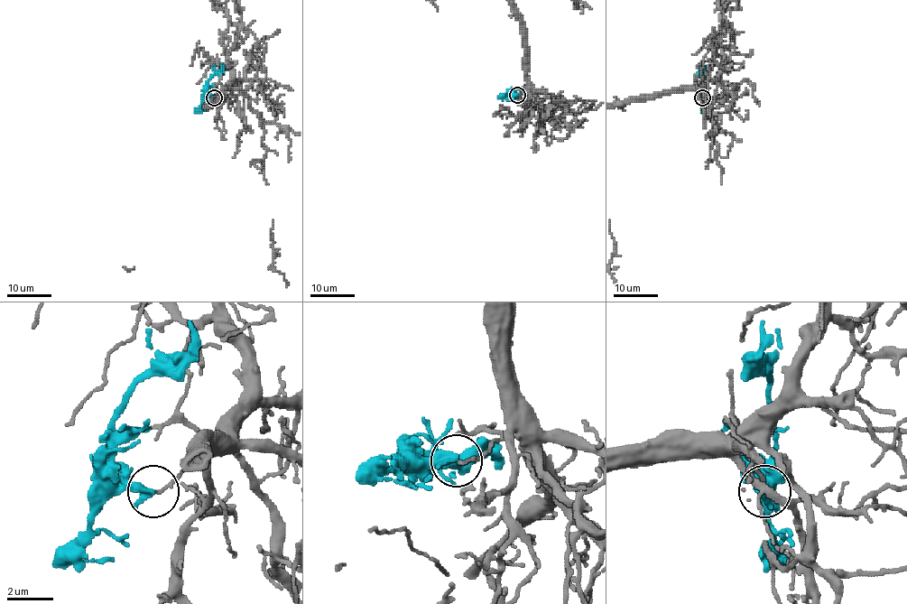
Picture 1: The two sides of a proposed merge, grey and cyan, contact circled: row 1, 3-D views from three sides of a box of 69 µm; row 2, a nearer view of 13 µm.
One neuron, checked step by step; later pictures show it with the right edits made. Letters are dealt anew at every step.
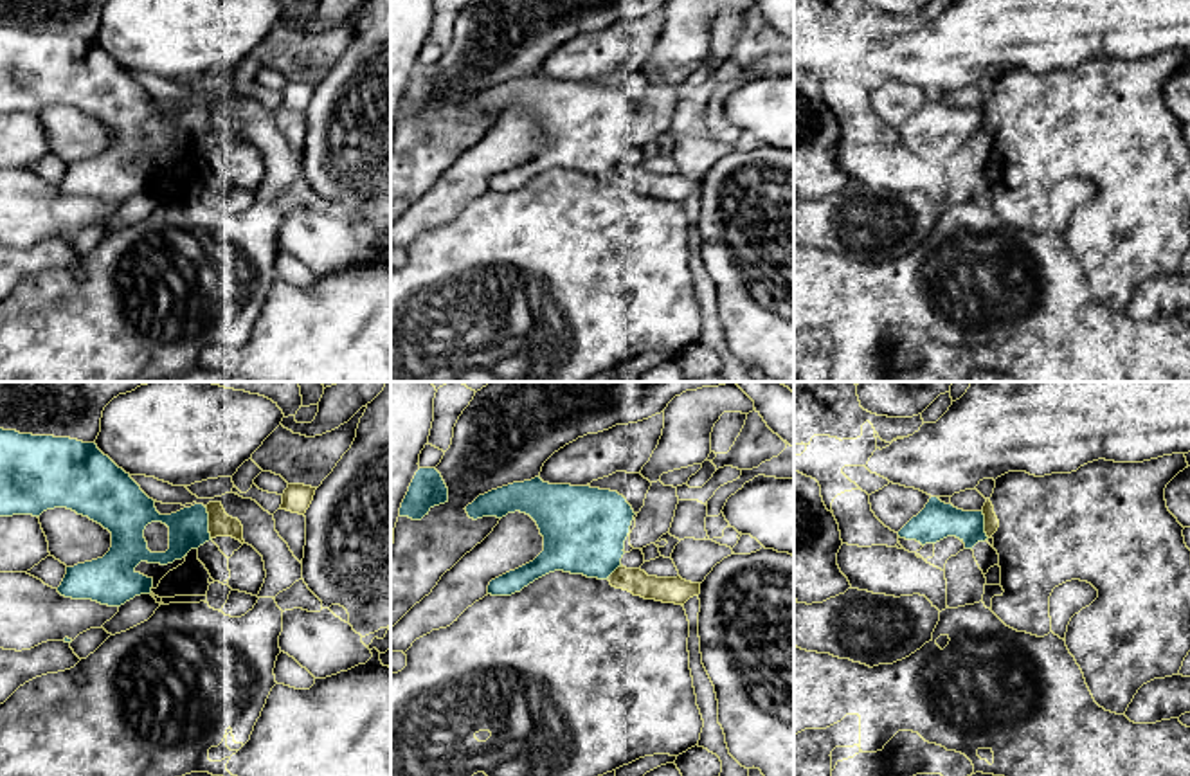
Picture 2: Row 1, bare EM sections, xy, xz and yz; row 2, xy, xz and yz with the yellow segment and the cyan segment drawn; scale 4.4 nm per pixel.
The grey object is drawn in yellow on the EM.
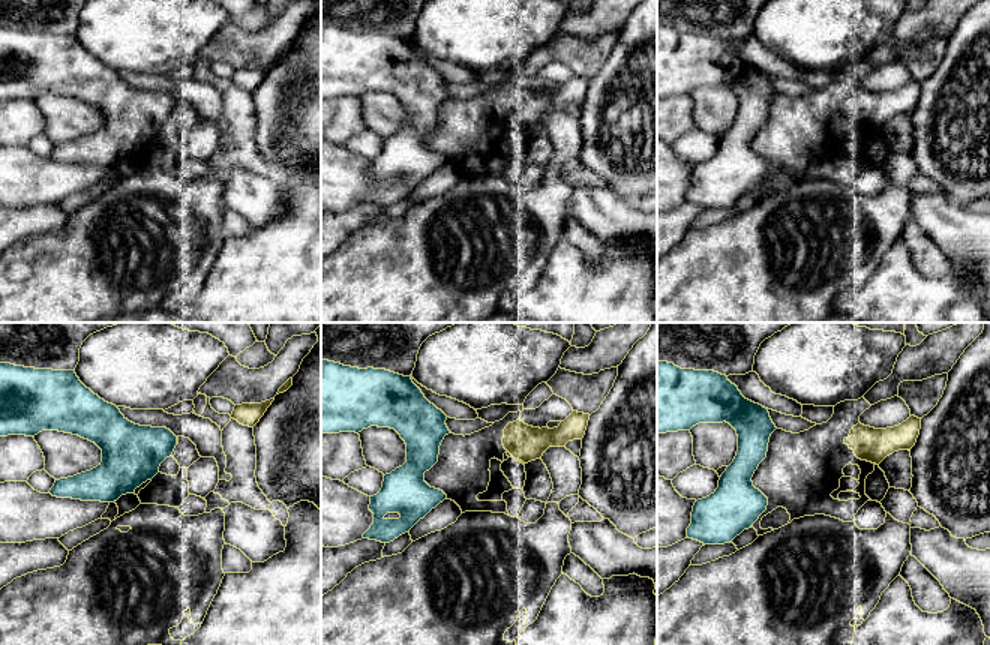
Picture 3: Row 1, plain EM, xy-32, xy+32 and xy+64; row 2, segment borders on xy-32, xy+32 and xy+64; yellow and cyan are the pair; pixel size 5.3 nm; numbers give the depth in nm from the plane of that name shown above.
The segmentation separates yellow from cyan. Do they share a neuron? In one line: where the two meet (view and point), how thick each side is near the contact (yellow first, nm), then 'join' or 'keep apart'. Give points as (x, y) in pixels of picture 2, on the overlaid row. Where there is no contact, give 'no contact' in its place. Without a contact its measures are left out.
meets yellow in xy at (209, 523); 110 nm thick on the yellow side, 180 nm on the other; keep apart

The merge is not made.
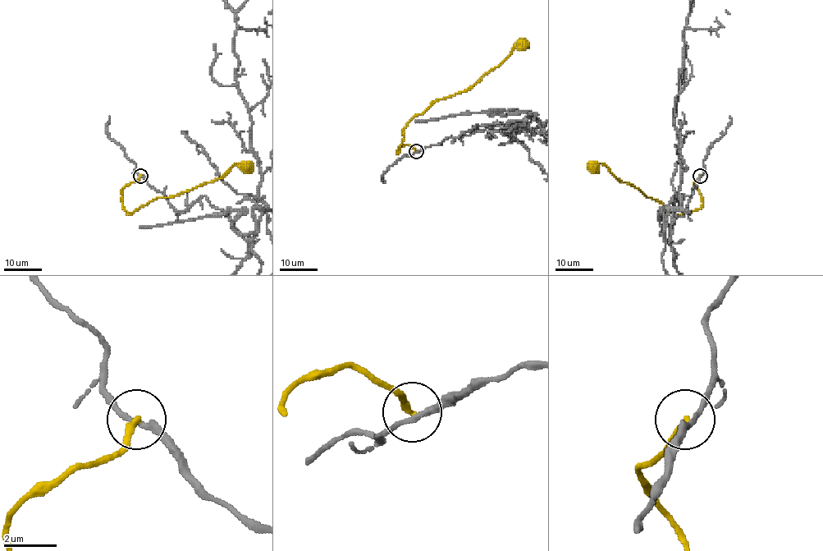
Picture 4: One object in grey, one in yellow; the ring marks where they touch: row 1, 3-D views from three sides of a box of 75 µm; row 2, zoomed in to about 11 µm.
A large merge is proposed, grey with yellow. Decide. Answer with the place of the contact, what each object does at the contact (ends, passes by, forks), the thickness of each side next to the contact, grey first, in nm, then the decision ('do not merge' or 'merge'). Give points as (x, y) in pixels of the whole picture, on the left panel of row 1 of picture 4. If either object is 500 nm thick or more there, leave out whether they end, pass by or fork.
at (140, 176); grey passes by; yellow ends there; 200 nm thick on the grey side, 220 nm on the other; do not merge

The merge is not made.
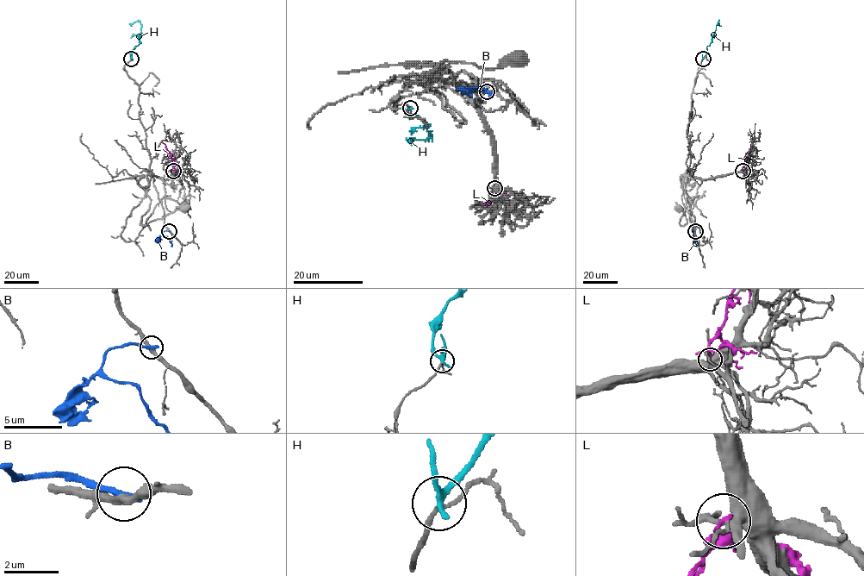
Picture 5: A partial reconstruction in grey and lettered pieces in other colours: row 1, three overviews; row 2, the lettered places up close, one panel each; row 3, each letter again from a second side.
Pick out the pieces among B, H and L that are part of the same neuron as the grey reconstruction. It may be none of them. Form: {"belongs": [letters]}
{"belongs": []}

